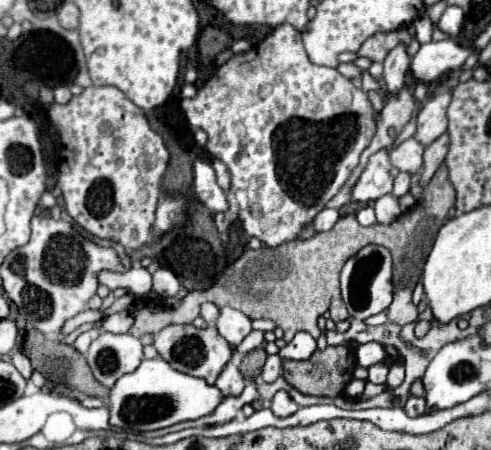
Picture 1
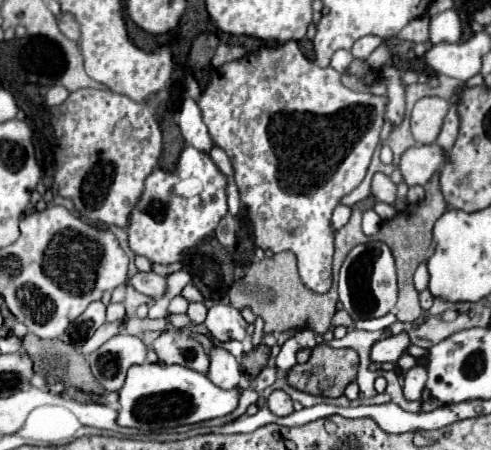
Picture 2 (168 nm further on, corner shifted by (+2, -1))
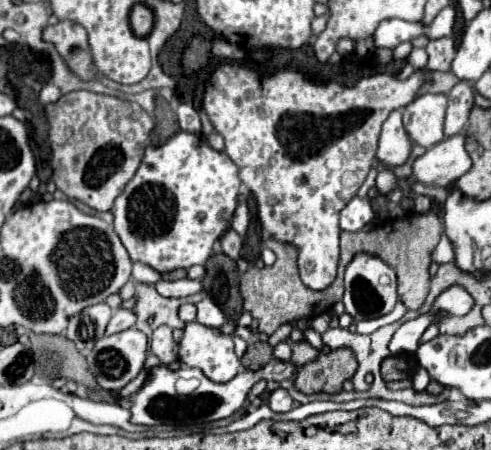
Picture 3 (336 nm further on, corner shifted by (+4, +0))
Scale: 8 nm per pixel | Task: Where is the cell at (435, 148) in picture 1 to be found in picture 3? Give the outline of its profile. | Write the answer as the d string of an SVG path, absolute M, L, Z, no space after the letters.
M458 82L452 92L448 94L448 110L444 122L444 136L460 134L468 122L468 114L474 106L474 94L470 82Z

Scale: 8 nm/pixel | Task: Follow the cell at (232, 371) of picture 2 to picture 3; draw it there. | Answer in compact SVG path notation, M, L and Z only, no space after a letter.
M190 322L184 328L180 362L202 370L212 382L228 382L240 372L240 358L234 354L232 336L198 322Z

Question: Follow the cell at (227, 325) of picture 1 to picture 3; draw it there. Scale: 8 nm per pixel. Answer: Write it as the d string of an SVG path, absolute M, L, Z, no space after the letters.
M204 298L196 306L198 306L198 318L196 318L196 322L204 324L204 326L210 326L210 328L222 328L222 326L230 324L228 318L224 316L224 312L210 298Z

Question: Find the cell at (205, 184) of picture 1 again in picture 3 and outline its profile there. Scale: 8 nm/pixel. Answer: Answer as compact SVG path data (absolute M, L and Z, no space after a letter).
M178 132L166 144L146 148L138 172L114 202L114 230L134 262L148 264L158 272L172 272L176 268L204 264L212 254L214 240L218 240L224 230L230 228L240 186L242 182L234 162L224 152L210 148L204 134Z

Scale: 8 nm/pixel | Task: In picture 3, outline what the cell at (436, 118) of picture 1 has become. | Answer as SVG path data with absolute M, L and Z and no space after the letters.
M424 94L424 96L412 100L412 102L406 106L406 110L404 110L404 128L406 128L406 132L410 134L410 138L412 138L416 144L428 148L428 146L434 146L436 142L440 142L440 140L444 138L442 126L444 126L446 104L448 104L448 100L446 100L444 94Z

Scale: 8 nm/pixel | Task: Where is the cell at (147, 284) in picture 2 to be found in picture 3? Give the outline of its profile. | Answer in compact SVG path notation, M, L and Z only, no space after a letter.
M182 278L182 280L158 280L154 284L156 292L160 296L174 296L174 298L184 298L184 296L190 296L190 294L196 294L198 290L202 290L202 284L200 280L188 280L188 278Z

